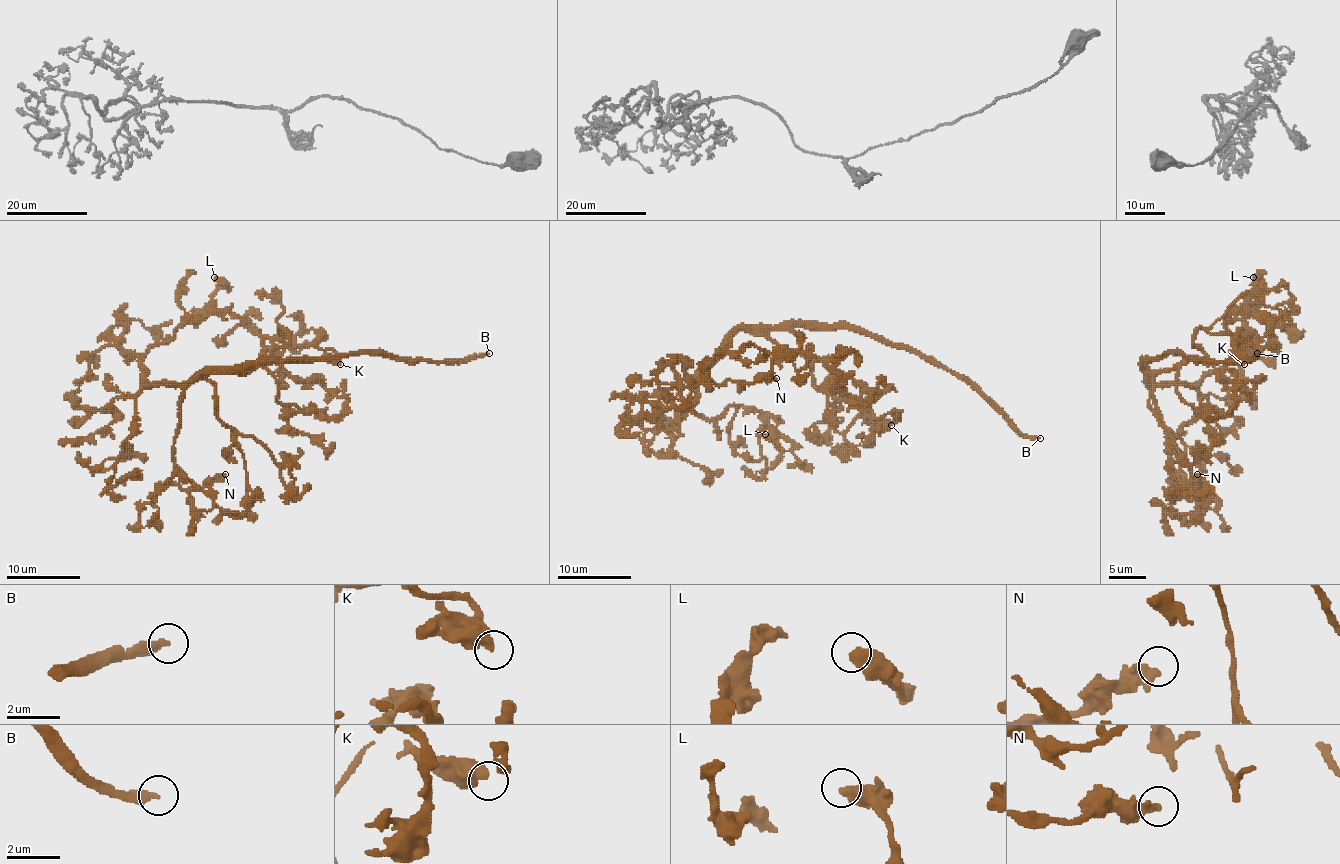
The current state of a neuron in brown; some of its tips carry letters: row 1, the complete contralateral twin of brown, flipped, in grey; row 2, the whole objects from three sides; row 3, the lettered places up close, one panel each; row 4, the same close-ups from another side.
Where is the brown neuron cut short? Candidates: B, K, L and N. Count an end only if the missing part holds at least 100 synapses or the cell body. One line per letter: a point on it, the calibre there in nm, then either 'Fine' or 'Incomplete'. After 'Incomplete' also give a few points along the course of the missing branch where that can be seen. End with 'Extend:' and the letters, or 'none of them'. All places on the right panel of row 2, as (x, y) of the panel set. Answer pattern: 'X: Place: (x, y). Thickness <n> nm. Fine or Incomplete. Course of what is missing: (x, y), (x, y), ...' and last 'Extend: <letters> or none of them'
B: Place: (1257, 353). Thickness 260 nm. Incomplete
K: Place: (1244, 364). Thickness 480 nm. Fine
L: Place: (1253, 277). Thickness 480 nm. Fine
N: Place: (1197, 474). Thickness 440 nm. Fine
Extend: B

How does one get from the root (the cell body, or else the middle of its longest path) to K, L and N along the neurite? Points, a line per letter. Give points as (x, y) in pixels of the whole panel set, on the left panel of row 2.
K: (197, 381), (244, 374), (266, 361), (288, 342), (281, 329), (288, 346), (316, 344), (340, 364)
L: (197, 381), (147, 383), (142, 361), (190, 318), (212, 311), (212, 296), (222, 287), (229, 288), (214, 277)
N: (197, 381), (186, 387), (181, 402), (173, 476), (155, 496), (168, 483), (183, 489), (207, 487), (225, 474)

